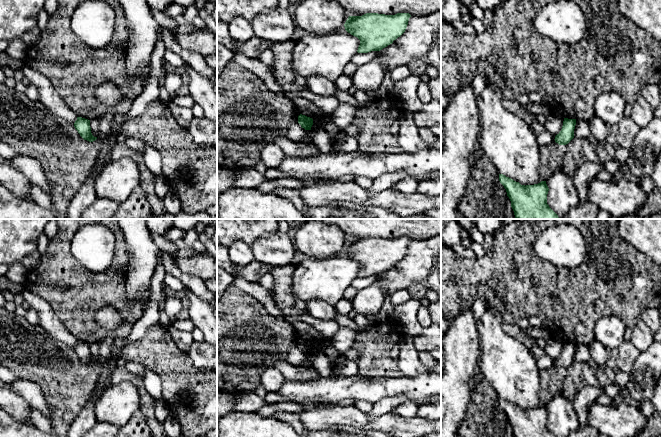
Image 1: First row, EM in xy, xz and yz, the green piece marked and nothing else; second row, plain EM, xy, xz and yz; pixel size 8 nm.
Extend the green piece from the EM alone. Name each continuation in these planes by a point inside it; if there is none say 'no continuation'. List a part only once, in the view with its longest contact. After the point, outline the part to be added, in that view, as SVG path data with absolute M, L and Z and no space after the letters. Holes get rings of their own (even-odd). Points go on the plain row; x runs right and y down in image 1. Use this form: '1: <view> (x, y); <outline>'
no continuation

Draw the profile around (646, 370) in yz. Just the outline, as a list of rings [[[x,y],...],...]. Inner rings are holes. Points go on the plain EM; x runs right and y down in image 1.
[[[653,342],[648,349],[640,352],[630,372],[630,380],[626,385],[629,396],[641,402],[651,400],[655,385],[661,376],[661,342]]]

